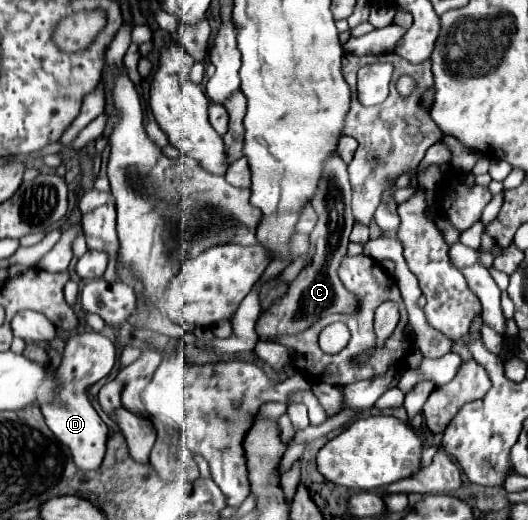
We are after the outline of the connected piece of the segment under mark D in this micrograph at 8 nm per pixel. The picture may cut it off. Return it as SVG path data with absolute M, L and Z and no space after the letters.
M85 332L85 336L69 336L63 350L61 366L57 368L57 396L51 404L41 408L47 428L71 450L71 456L77 468L99 468L105 456L105 442L107 442L107 426L91 406L87 398L87 390L97 380L105 378L117 360L115 344L97 332Z

